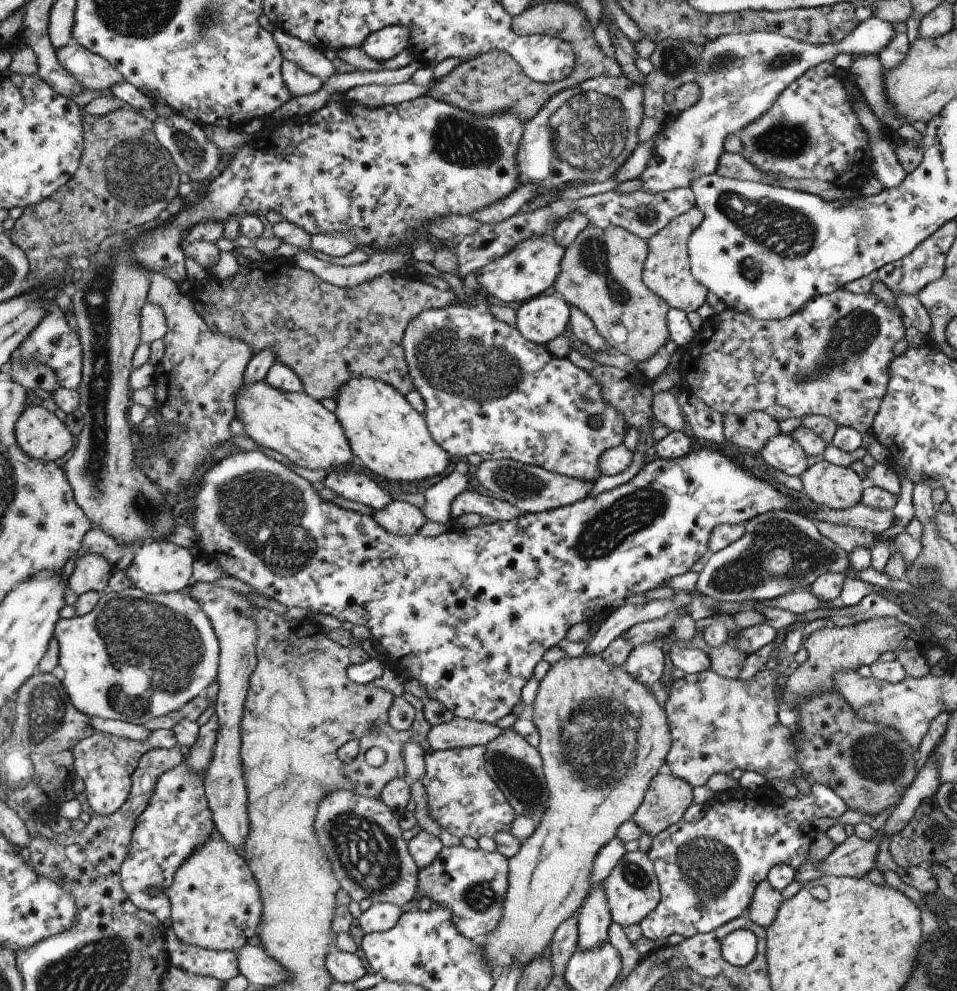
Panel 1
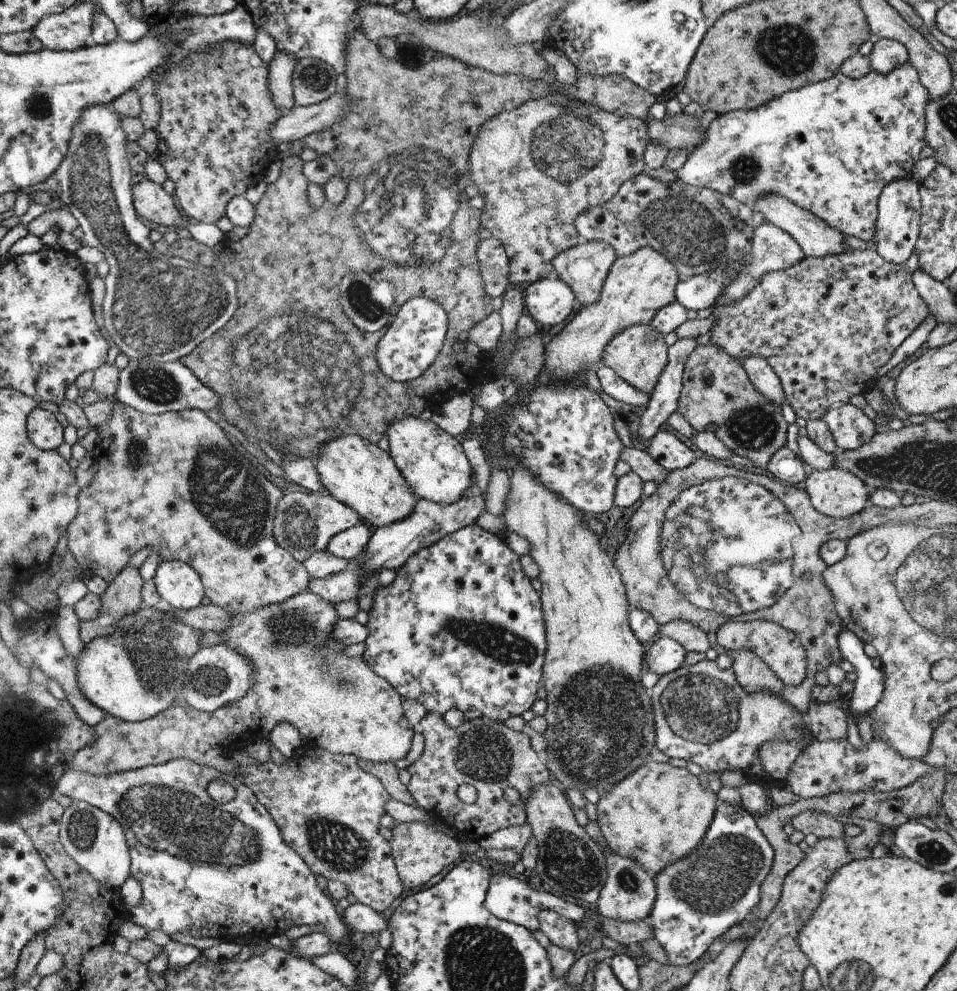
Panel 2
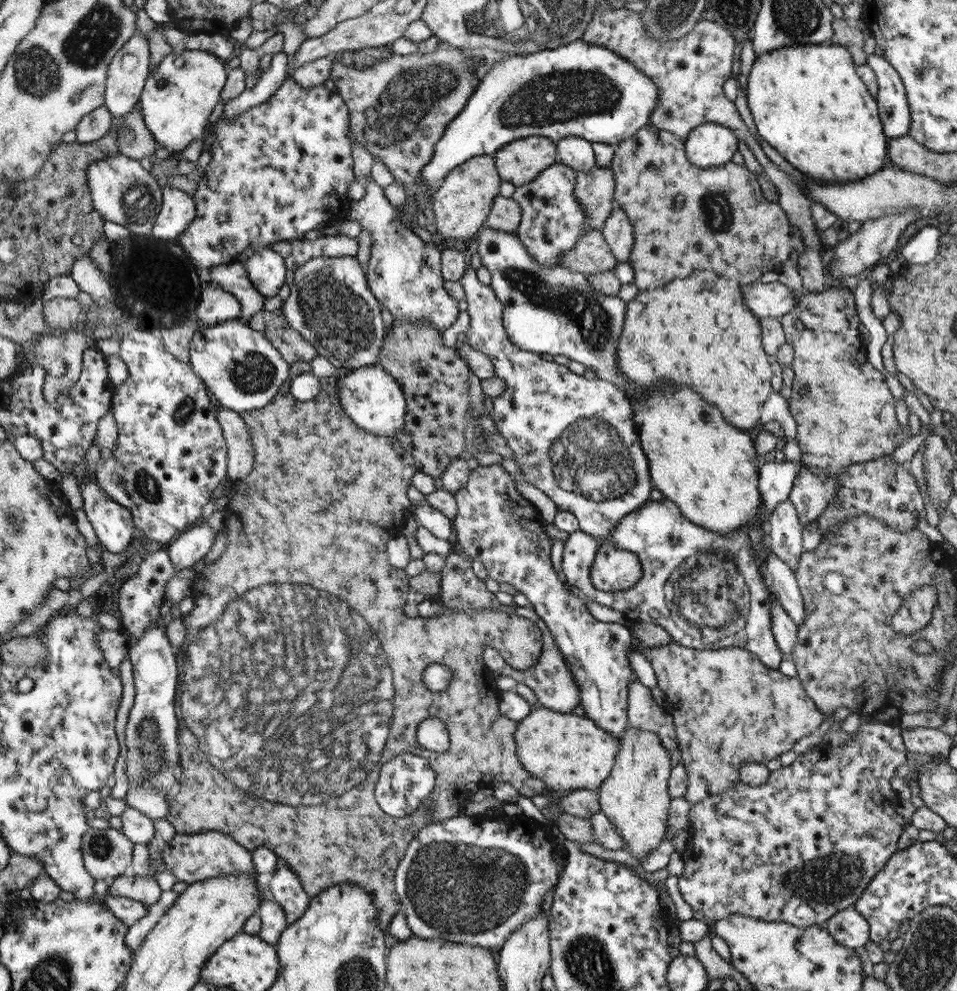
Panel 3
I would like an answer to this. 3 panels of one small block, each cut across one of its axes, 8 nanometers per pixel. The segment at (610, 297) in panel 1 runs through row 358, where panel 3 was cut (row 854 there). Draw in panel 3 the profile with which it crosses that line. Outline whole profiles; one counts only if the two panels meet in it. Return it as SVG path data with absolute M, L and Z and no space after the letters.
M628 724L625 731L619 739L612 770L598 788L599 811L606 814L618 835L622 835L624 850L642 864L666 836L672 799L667 787L672 767L671 758L655 732L641 731Z

